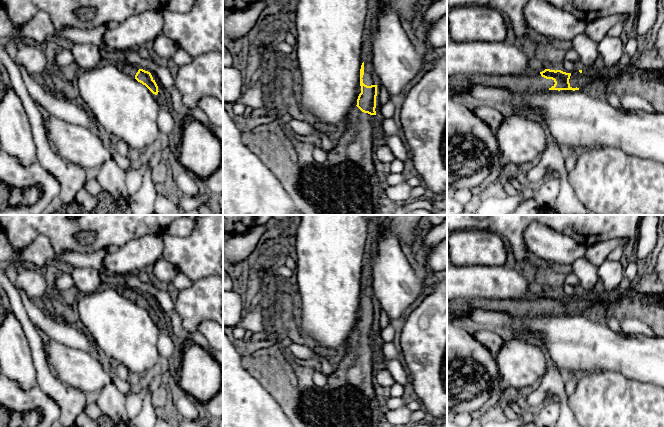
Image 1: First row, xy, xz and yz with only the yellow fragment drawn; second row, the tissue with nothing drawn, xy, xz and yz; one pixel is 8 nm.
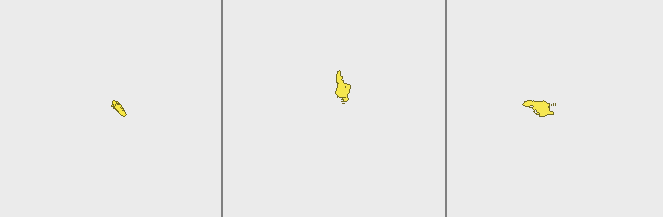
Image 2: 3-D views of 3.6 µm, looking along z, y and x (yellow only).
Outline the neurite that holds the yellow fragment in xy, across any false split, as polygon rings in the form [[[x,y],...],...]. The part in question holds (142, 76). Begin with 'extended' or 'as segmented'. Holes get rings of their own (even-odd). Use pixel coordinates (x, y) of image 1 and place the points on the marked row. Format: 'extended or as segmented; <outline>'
extended; [[[126,64],[125,71],[130,76],[134,77],[138,82],[145,85],[153,94],[158,94],[158,86],[150,72],[139,69],[138,67],[134,68],[132,65],[129,64]]]

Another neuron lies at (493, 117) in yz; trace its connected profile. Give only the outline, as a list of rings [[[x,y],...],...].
[[[480,102],[473,113],[484,121],[494,134],[499,129],[505,115],[503,110],[499,110],[490,104],[483,102]]]

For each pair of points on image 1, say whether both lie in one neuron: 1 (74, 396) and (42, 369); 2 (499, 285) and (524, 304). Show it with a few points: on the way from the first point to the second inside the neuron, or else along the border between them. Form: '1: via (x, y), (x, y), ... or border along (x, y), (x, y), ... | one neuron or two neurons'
1: via (65, 396), (47, 378) | one neuron
2: border along (530, 295), (515, 300), (494, 300) | two neurons

